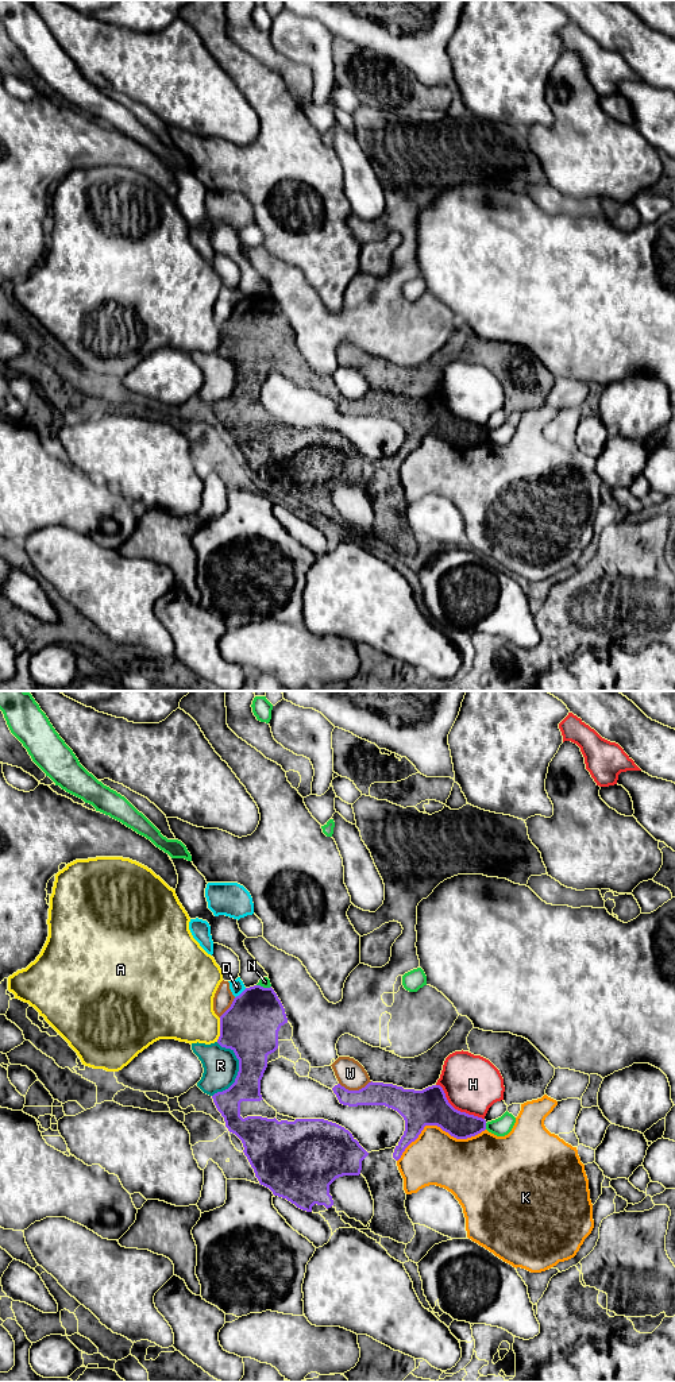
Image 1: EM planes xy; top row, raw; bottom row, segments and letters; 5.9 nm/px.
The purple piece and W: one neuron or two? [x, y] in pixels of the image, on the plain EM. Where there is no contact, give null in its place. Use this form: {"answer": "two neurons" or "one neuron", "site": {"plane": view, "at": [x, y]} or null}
{"answer": "two neurons", "site": {"plane": "xy", "at": [355, 400]}}

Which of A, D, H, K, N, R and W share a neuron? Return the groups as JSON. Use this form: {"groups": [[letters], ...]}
{"groups": [["A"], ["D", "K", "R"], ["H"], ["N"], ["W"]]}

